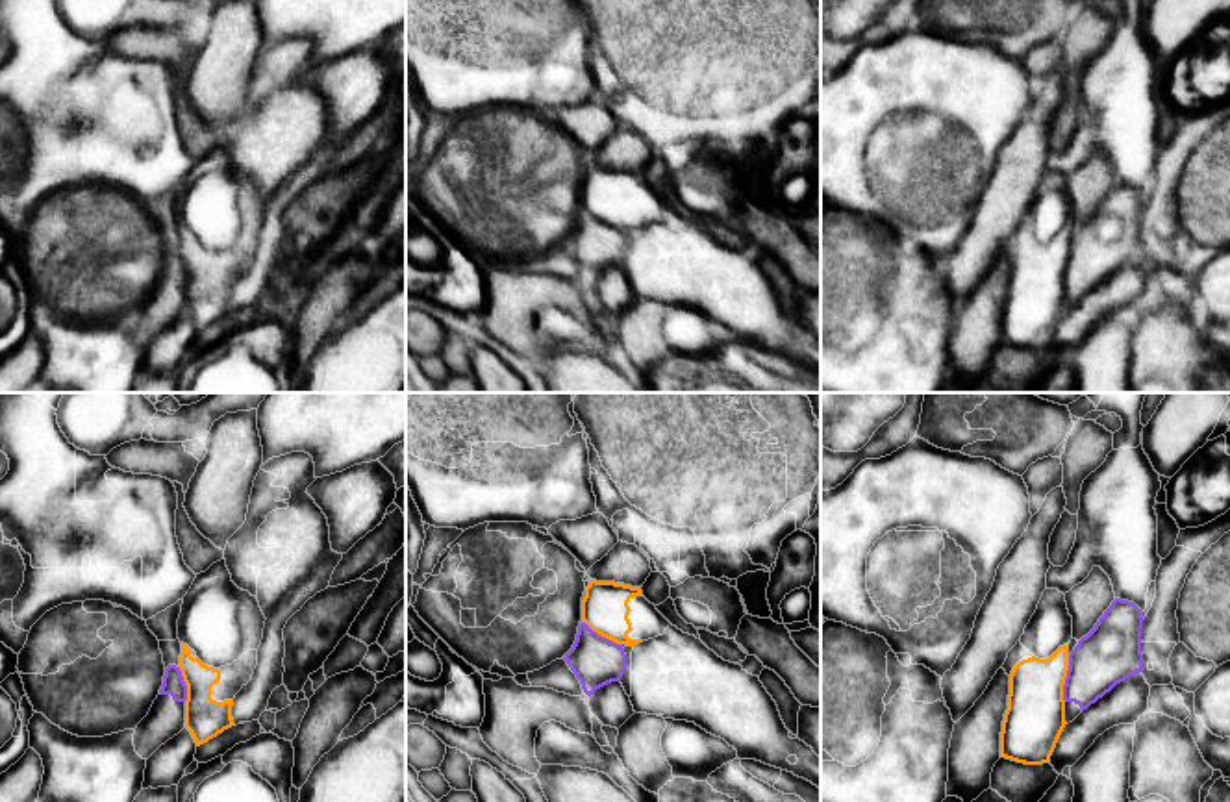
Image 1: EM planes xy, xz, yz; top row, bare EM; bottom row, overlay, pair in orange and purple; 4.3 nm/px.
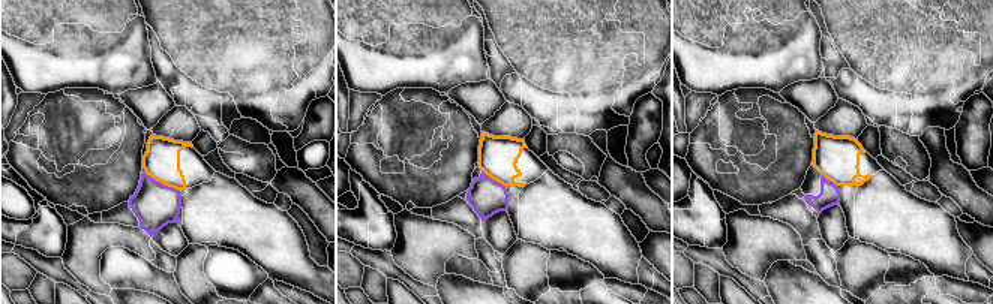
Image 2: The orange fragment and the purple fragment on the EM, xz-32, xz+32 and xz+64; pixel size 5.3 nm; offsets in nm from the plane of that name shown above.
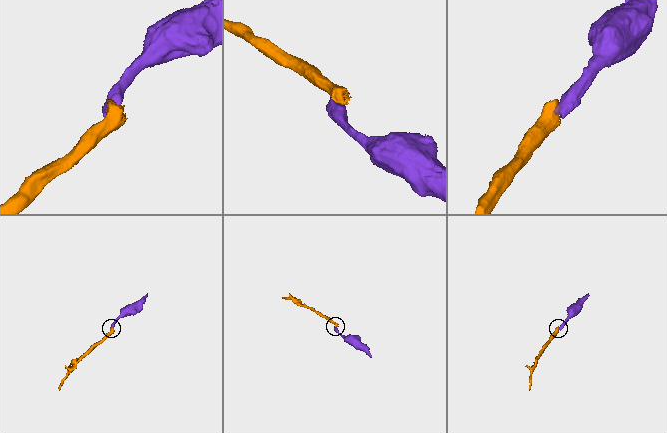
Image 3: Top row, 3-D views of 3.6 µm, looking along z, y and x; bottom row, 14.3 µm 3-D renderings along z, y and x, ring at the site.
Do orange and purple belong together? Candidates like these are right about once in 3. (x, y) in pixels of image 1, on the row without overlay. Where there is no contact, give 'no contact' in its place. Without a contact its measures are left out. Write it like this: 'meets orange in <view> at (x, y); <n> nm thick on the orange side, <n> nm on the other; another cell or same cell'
meets orange in yz at (1066, 262); 260 nm thick on the orange side, 260 nm on the other; another cell

